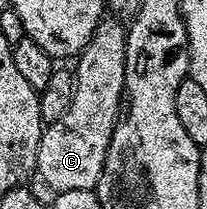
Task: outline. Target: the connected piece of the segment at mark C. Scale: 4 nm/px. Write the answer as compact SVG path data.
M103 20L98 23L92 40L77 55L78 67L72 70L74 95L68 112L64 112L60 120L49 123L40 136L36 174L51 186L51 191L94 190L102 175L108 144L118 123L126 67L127 27L121 21L110 21L114 22Z

